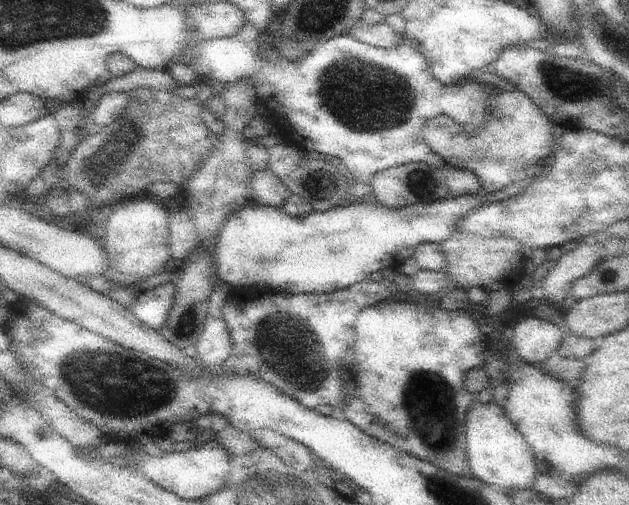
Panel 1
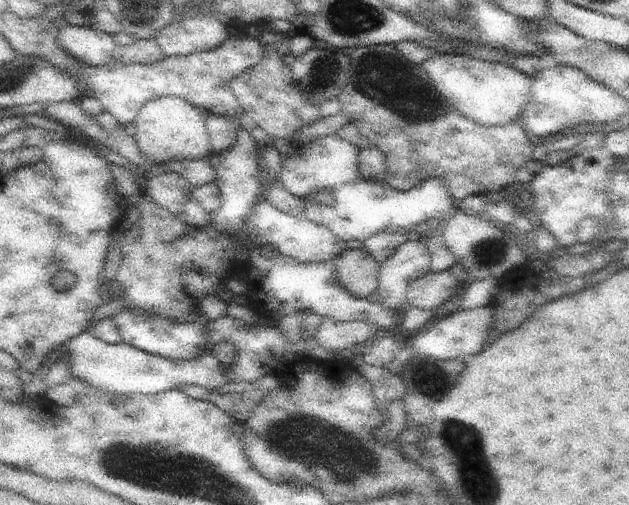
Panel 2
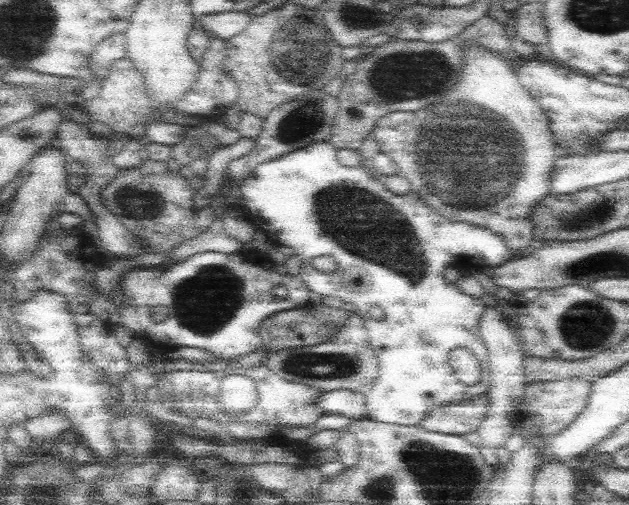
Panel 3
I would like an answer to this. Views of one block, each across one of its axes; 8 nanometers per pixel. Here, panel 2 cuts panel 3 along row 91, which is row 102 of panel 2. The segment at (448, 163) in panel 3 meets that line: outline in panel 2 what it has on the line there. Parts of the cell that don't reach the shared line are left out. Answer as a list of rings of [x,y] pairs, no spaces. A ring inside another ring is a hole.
[[[435,51],[421,65],[436,86],[436,92],[440,92],[458,114],[476,124],[506,126],[508,122],[521,123],[522,114],[530,104],[531,78],[509,64]]]

